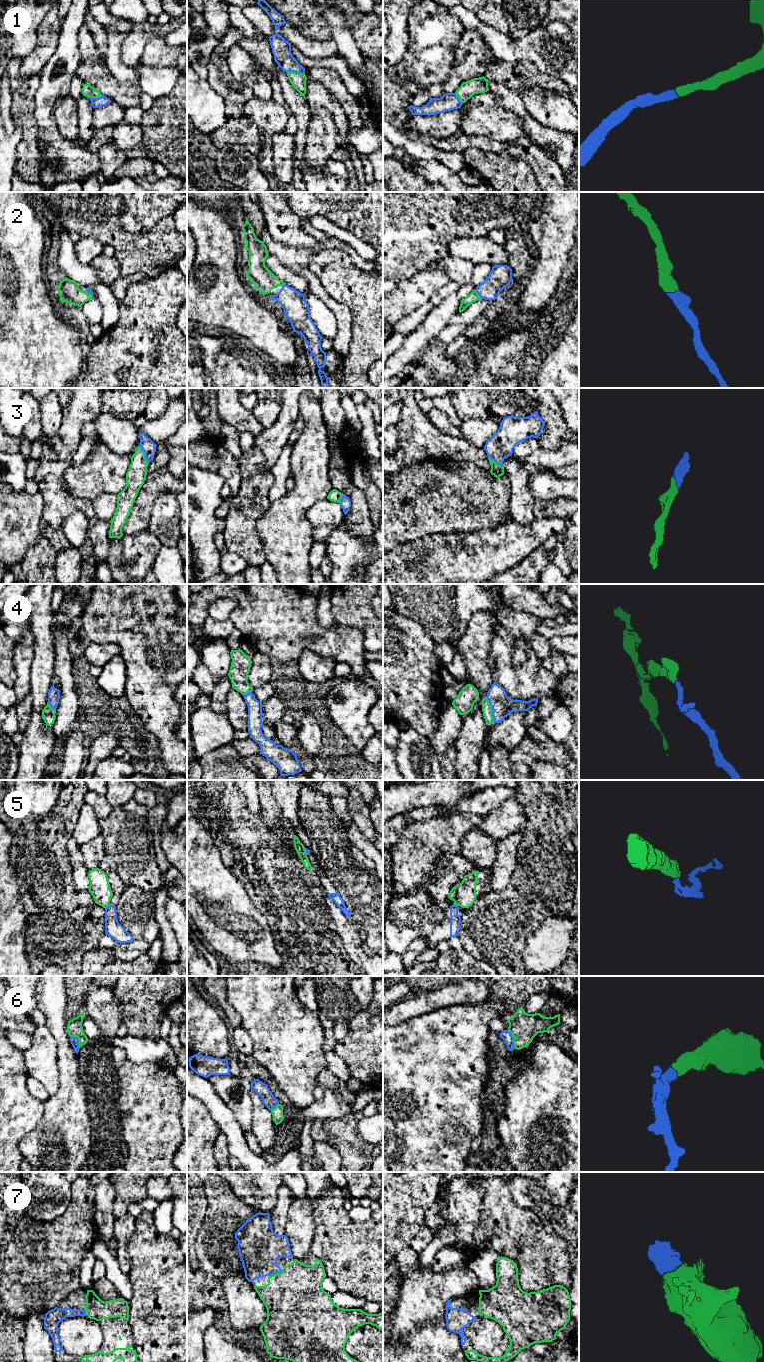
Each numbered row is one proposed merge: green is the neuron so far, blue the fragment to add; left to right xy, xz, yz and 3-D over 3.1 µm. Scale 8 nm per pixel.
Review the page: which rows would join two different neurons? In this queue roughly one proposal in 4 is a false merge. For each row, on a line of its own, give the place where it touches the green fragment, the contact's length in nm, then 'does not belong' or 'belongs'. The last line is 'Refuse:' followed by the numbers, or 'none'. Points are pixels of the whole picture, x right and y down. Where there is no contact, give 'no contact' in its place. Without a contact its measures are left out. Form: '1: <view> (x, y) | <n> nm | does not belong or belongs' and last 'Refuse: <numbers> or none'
1: xz (295, 72) | 150 nm | belongs
2: yz (477, 294) | 90 nm | belongs
3: xy (144, 454) | 160 nm | belongs
4: yz (491, 710) | 240 nm | belongs
5: xy (107, 906) | 60 nm | does not belong
6: yz (514, 1039) | 170 nm | belongs
7: xz (276, 1274) | 130 nm | belongs
Refuse: 5

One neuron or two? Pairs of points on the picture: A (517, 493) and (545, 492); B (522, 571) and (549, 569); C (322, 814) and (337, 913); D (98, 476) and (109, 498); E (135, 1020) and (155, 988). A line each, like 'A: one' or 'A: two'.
A: two
B: two
C: two
D: two
E: one

